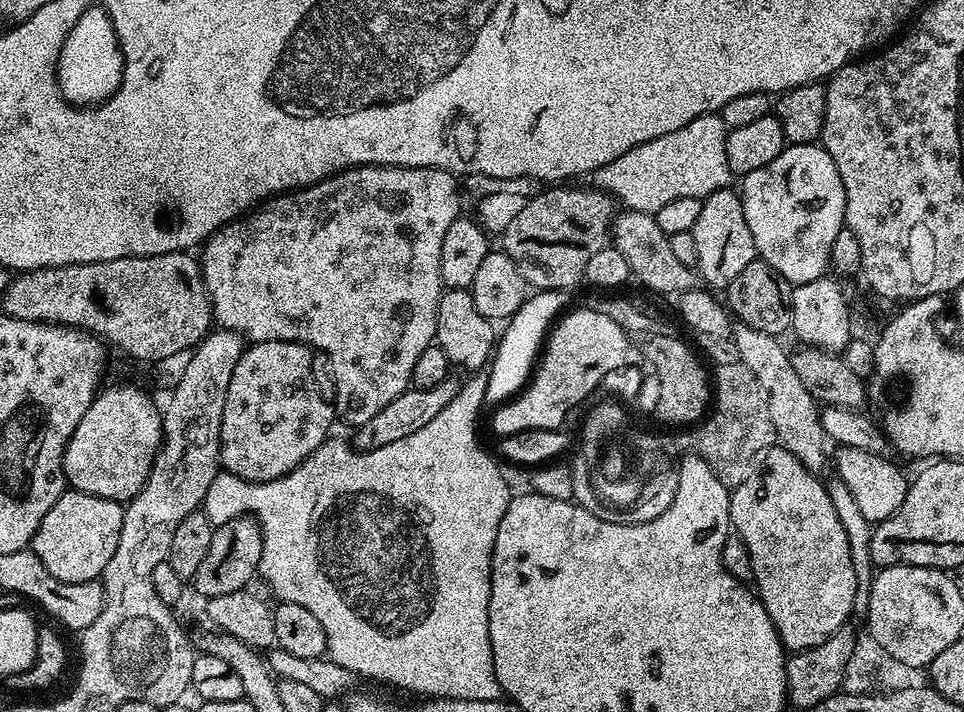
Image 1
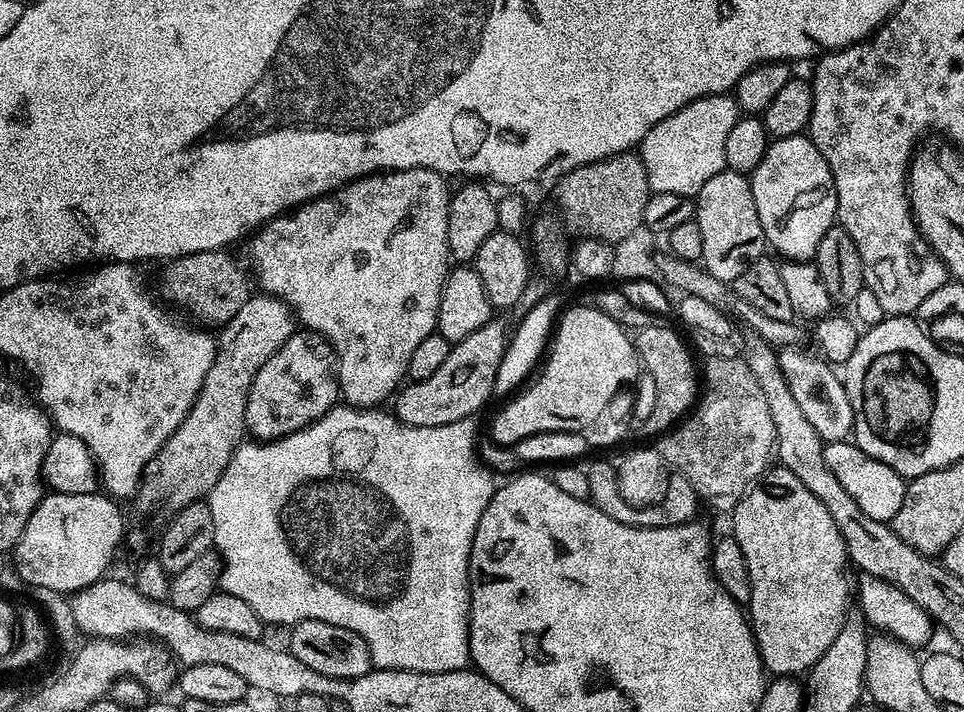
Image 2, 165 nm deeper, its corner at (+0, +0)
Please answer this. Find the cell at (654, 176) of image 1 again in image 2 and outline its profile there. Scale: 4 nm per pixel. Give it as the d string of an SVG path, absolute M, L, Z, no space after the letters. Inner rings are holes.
M721 94L703 96L701 100L695 100L686 107L679 108L674 114L670 114L670 118L658 122L658 126L651 128L638 145L638 155L644 163L649 189L662 194L682 194L695 198L702 186L706 186L706 182L714 178L714 174L725 171L726 138L730 135L730 130L734 130L734 122L739 120L741 115L735 99L731 95Z

